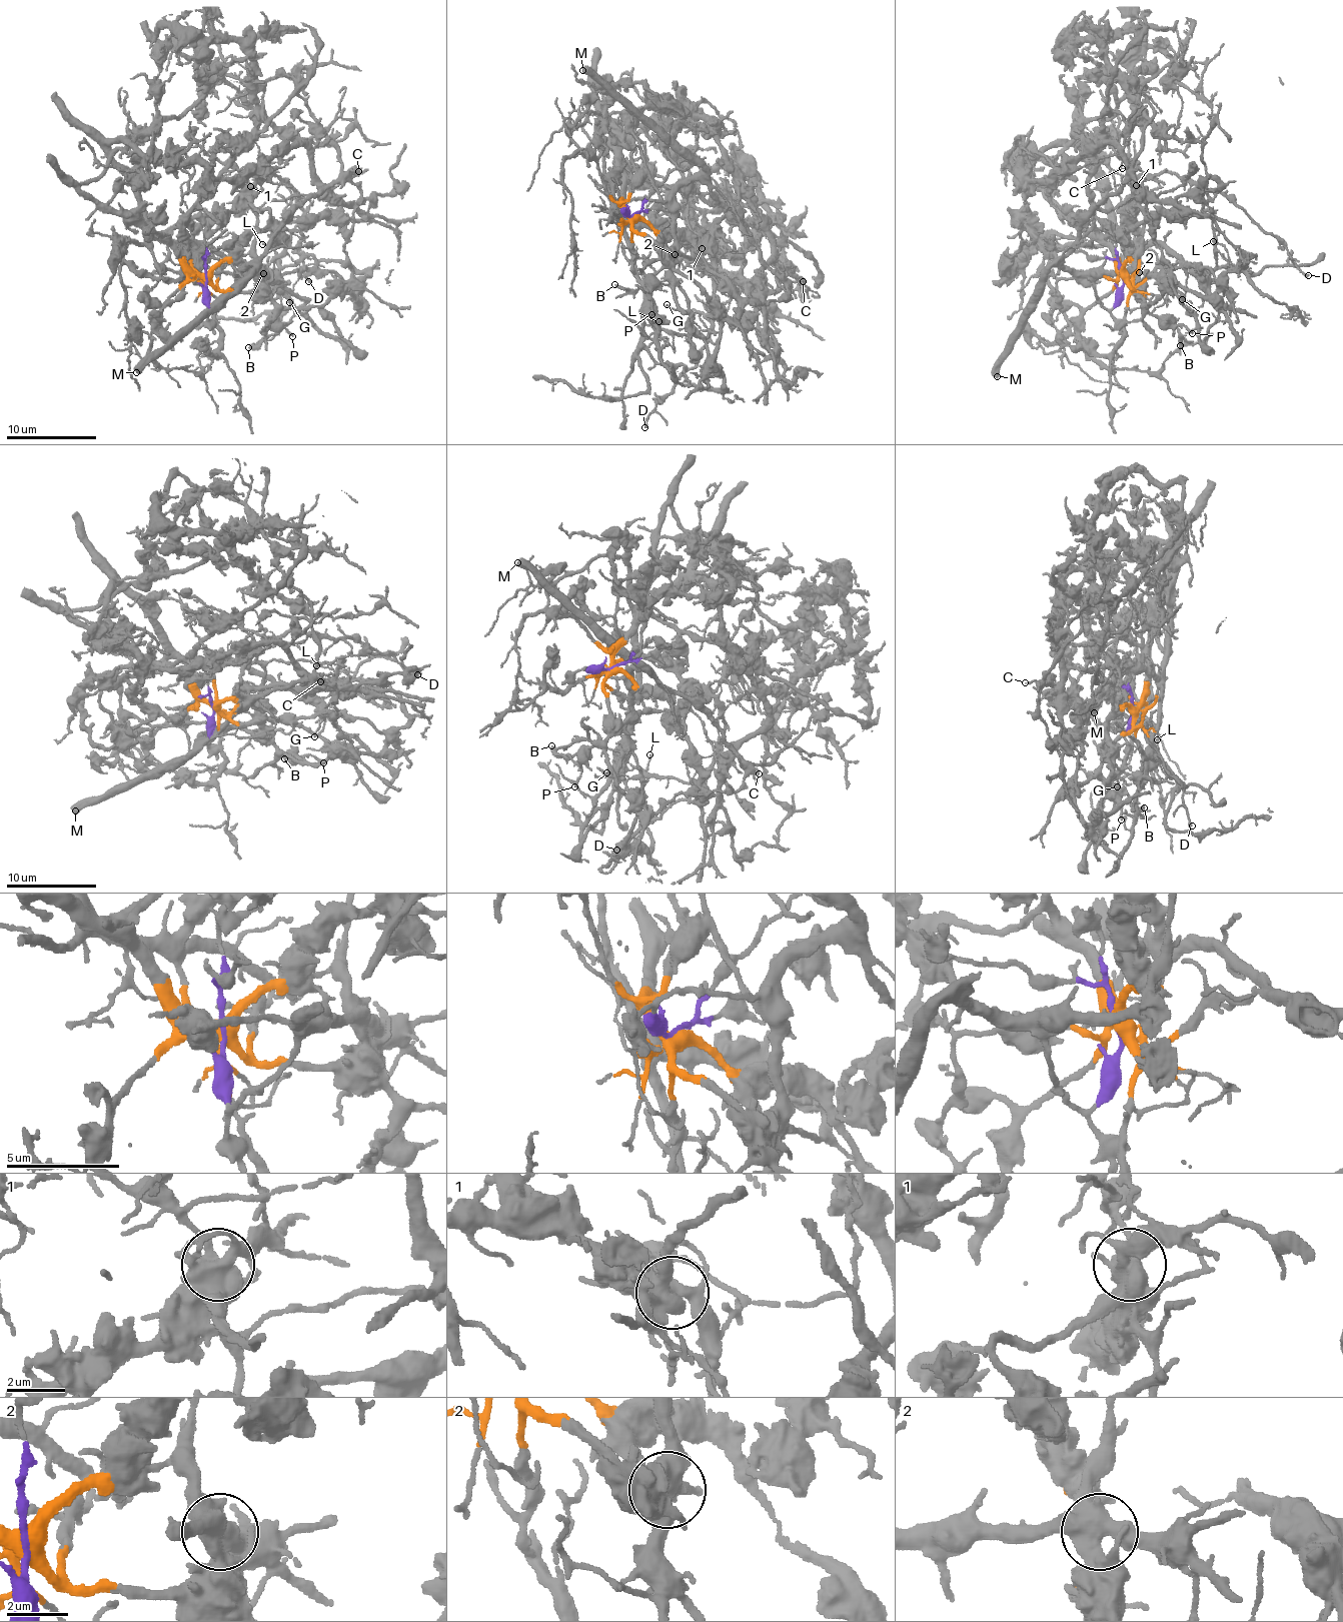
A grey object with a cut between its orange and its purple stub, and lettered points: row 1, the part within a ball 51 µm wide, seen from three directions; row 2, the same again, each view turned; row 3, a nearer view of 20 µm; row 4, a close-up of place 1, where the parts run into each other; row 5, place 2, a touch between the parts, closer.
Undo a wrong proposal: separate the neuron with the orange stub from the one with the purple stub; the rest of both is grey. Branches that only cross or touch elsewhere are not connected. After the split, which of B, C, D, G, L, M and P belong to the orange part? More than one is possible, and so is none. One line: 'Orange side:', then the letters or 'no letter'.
Orange side: B, D, L, P

